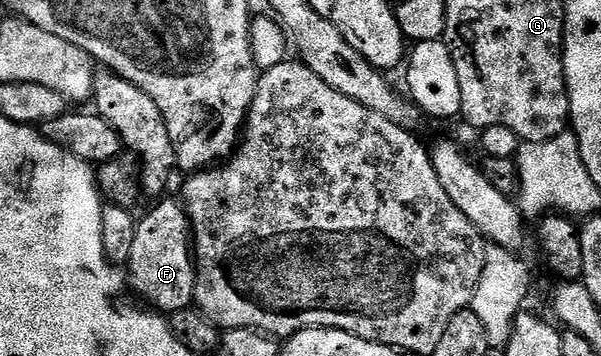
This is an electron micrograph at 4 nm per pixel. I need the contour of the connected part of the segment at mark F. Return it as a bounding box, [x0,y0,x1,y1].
[124,196,194,316]

